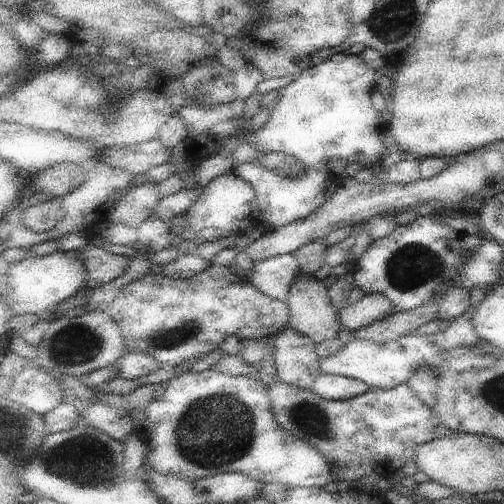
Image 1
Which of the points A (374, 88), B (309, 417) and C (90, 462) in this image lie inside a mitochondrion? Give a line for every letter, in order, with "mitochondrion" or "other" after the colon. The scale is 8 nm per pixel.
A: other
B: mitochondrion
C: mitochondrion

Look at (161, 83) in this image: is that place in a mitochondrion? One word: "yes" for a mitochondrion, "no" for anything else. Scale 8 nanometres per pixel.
no

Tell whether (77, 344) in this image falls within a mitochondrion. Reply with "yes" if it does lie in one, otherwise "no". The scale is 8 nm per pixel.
yes

